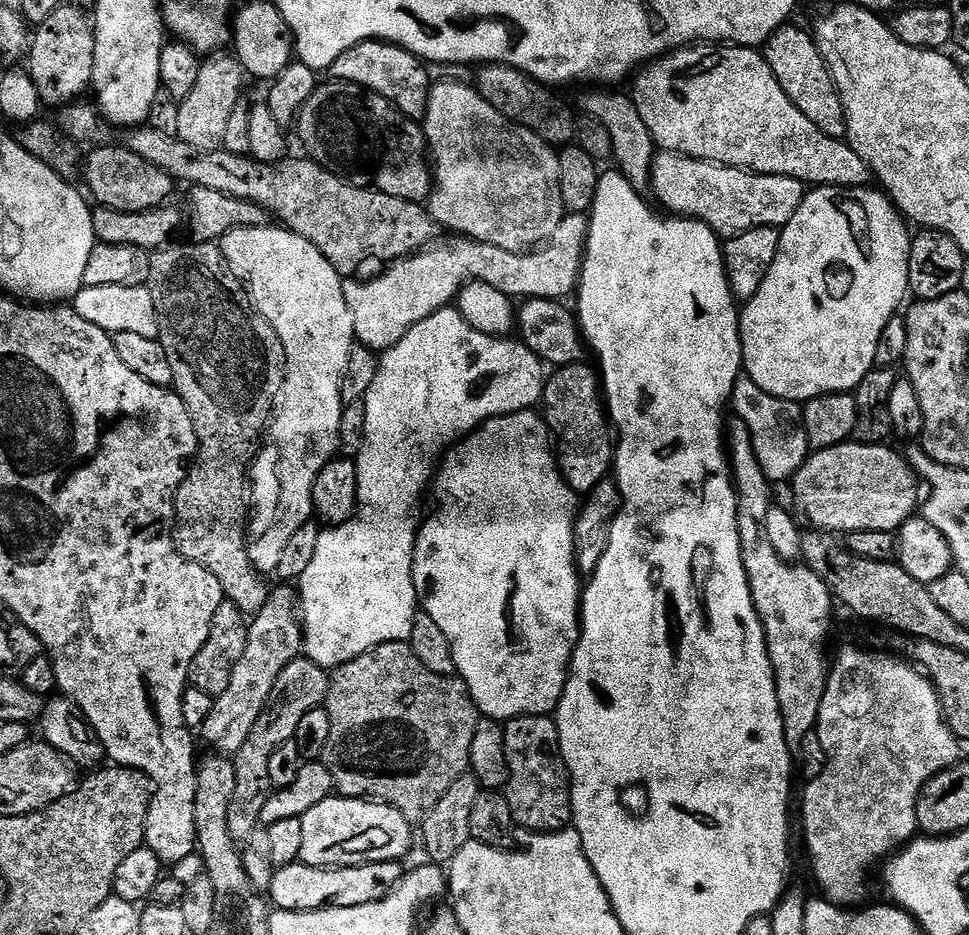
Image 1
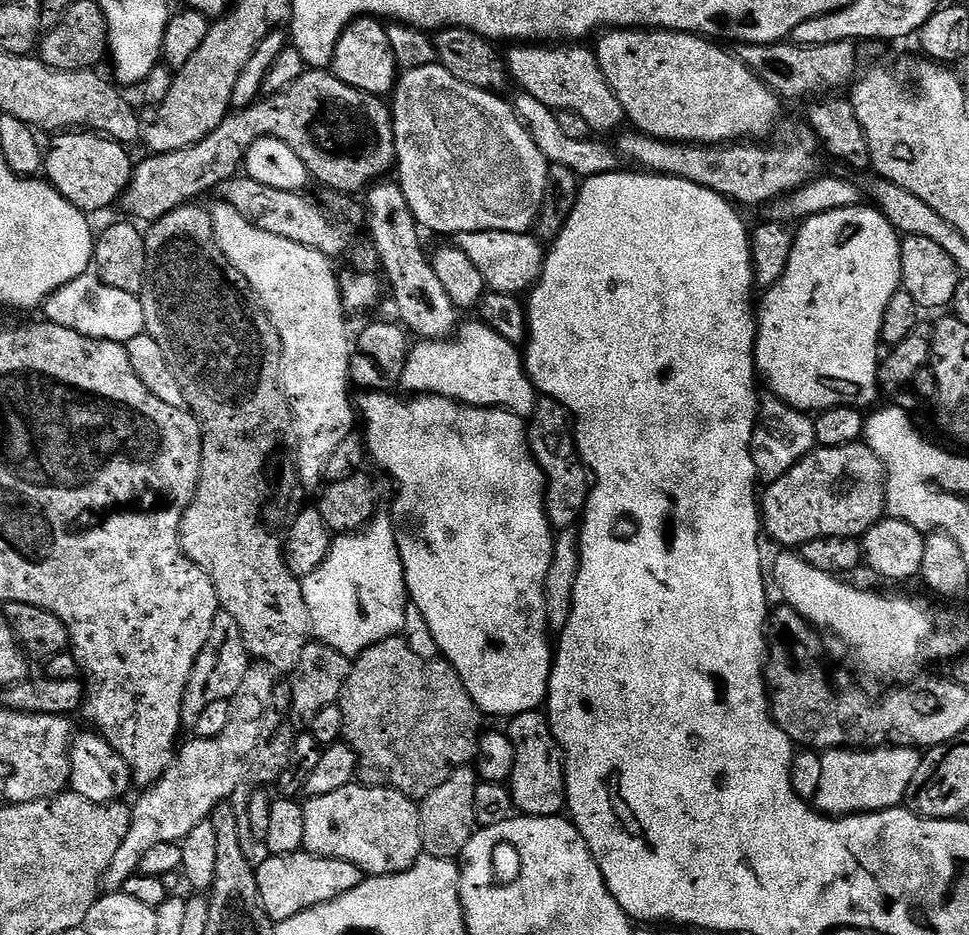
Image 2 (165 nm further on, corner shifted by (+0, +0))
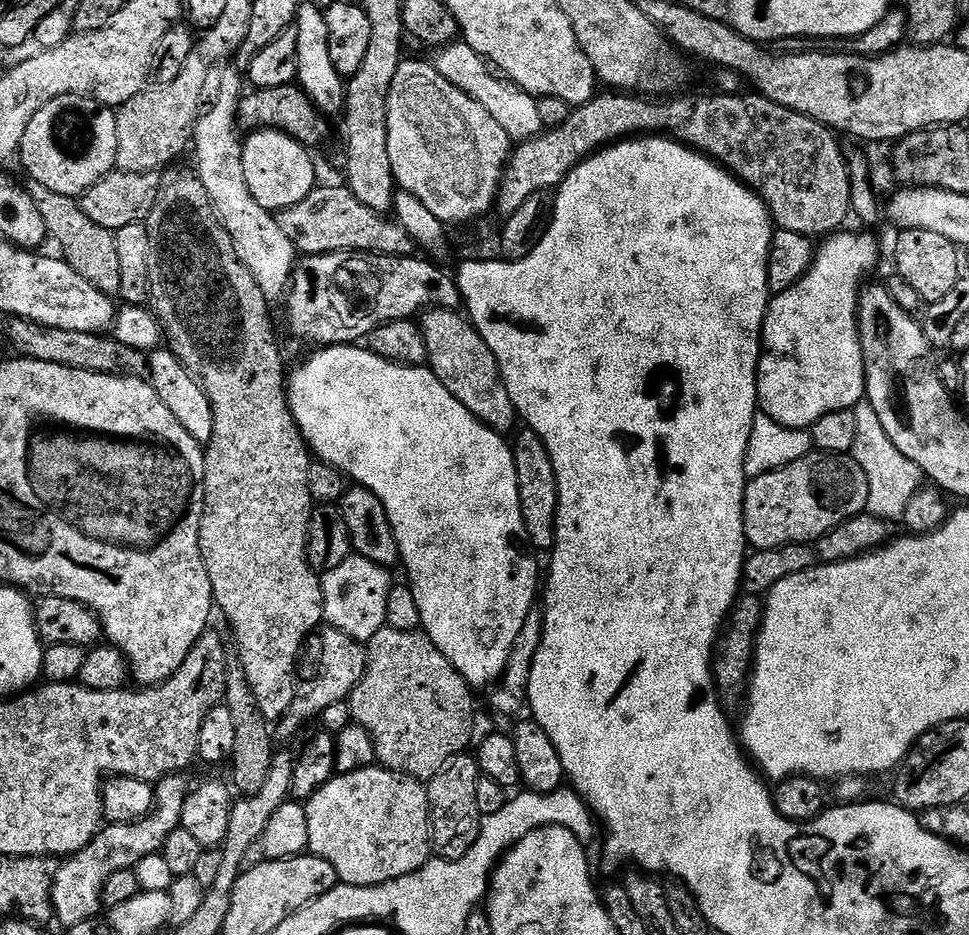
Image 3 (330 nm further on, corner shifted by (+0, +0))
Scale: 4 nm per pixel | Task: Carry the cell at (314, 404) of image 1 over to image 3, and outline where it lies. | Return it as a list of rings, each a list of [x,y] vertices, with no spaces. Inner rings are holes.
[[[224,84],[216,96],[216,105],[212,109],[209,107],[201,115],[194,137],[194,172],[199,176],[202,186],[206,186],[206,194],[210,194],[210,202],[216,207],[220,221],[226,226],[238,258],[248,267],[250,274],[254,274],[254,282],[258,282],[262,294],[269,301],[276,302],[279,296],[281,299],[287,293],[292,283],[298,253],[292,240],[286,238],[286,230],[278,226],[275,215],[258,206],[254,194],[250,194],[250,186],[246,186],[246,169],[242,166],[244,146],[242,132],[238,127],[241,99],[242,92],[232,84]]]

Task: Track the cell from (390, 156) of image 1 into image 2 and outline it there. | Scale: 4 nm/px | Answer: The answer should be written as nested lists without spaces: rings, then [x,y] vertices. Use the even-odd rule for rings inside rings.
[[[305,70],[302,78],[286,86],[286,90],[273,96],[264,96],[248,108],[233,111],[221,122],[218,130],[202,138],[202,142],[177,152],[145,155],[145,160],[133,167],[132,181],[123,194],[122,205],[133,216],[129,216],[133,221],[161,220],[166,214],[199,201],[196,200],[199,196],[204,196],[207,192],[215,193],[221,184],[225,184],[243,169],[250,146],[267,136],[286,142],[286,146],[290,146],[290,150],[294,150],[294,154],[302,158],[309,177],[315,183],[317,180],[318,183],[333,188],[331,191],[336,194],[363,193],[373,184],[385,179],[396,167],[396,139],[391,107],[379,96],[371,96],[362,90],[354,90],[354,86],[346,86],[346,82],[332,75],[331,71]]]

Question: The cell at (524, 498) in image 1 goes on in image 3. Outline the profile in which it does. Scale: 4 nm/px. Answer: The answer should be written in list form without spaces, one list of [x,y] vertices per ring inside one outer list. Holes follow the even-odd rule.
[[[364,346],[321,347],[293,376],[291,373],[287,377],[286,387],[288,408],[294,414],[296,424],[300,427],[300,433],[304,435],[304,441],[307,442],[313,457],[325,464],[333,464],[349,481],[355,482],[359,487],[369,488],[380,499],[382,506],[386,506],[386,514],[394,530],[396,549],[400,552],[402,565],[404,564],[405,570],[408,571],[406,580],[414,594],[414,602],[418,602],[422,631],[428,635],[434,646],[438,646],[438,650],[442,650],[442,654],[446,654],[454,670],[458,670],[458,674],[462,674],[464,681],[471,684],[473,689],[487,689],[495,685],[508,669],[508,659],[514,650],[514,642],[520,636],[526,618],[534,611],[535,604],[532,603],[535,600],[537,603],[538,600],[536,560],[526,547],[528,531],[522,518],[518,470],[514,462],[512,444],[504,441],[507,439],[501,433],[474,418],[474,414],[470,414],[470,410],[466,410],[466,406],[462,406],[462,402],[458,402],[458,398],[454,398],[454,394],[450,394],[450,390],[446,390],[442,382],[438,382],[431,368],[391,364],[389,360],[375,356]]]

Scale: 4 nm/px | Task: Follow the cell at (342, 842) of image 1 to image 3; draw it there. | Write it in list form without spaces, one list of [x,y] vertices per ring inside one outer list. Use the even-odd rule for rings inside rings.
[[[373,766],[341,772],[332,777],[318,794],[314,794],[304,804],[306,822],[310,826],[308,852],[318,858],[326,858],[334,866],[339,883],[350,886],[378,886],[391,880],[414,874],[433,859],[432,834],[428,819],[428,790],[421,781],[401,772]]]

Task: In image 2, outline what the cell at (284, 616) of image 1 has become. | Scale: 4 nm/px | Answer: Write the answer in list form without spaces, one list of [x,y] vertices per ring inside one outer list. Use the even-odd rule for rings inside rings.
[[[264,666],[249,667],[240,693],[234,698],[230,726],[218,734],[218,738],[201,740],[192,738],[188,745],[176,753],[176,760],[166,770],[157,784],[145,787],[144,792],[131,805],[132,825],[106,877],[109,889],[123,889],[131,876],[137,875],[143,856],[162,842],[179,844],[194,830],[194,826],[205,823],[218,805],[231,801],[234,793],[245,787],[252,766],[252,755],[256,753],[256,739],[260,736],[260,725],[268,715],[270,701],[274,695],[273,673]]]

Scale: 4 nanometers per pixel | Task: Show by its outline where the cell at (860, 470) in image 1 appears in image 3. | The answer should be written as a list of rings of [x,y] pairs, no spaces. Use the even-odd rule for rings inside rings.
[[[819,450],[809,451],[798,462],[794,462],[789,468],[779,468],[773,472],[767,472],[761,476],[753,476],[749,479],[748,488],[744,491],[744,533],[748,539],[749,545],[753,549],[762,548],[781,548],[787,544],[806,544],[811,545],[813,542],[821,540],[830,530],[834,530],[838,526],[842,526],[842,522],[846,522],[850,518],[861,515],[868,507],[868,499],[870,498],[870,484],[867,482],[866,471],[862,470],[862,466],[858,464],[851,454],[841,454],[839,452],[822,452]]]

